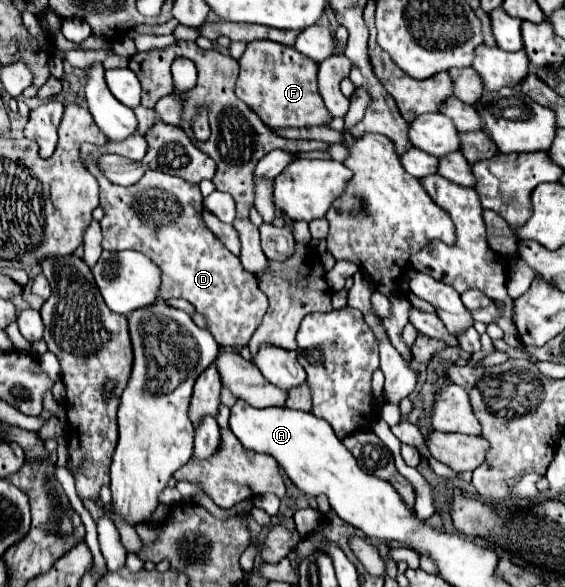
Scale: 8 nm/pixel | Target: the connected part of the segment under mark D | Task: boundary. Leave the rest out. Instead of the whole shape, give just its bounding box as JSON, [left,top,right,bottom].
[80,133,267,347]

